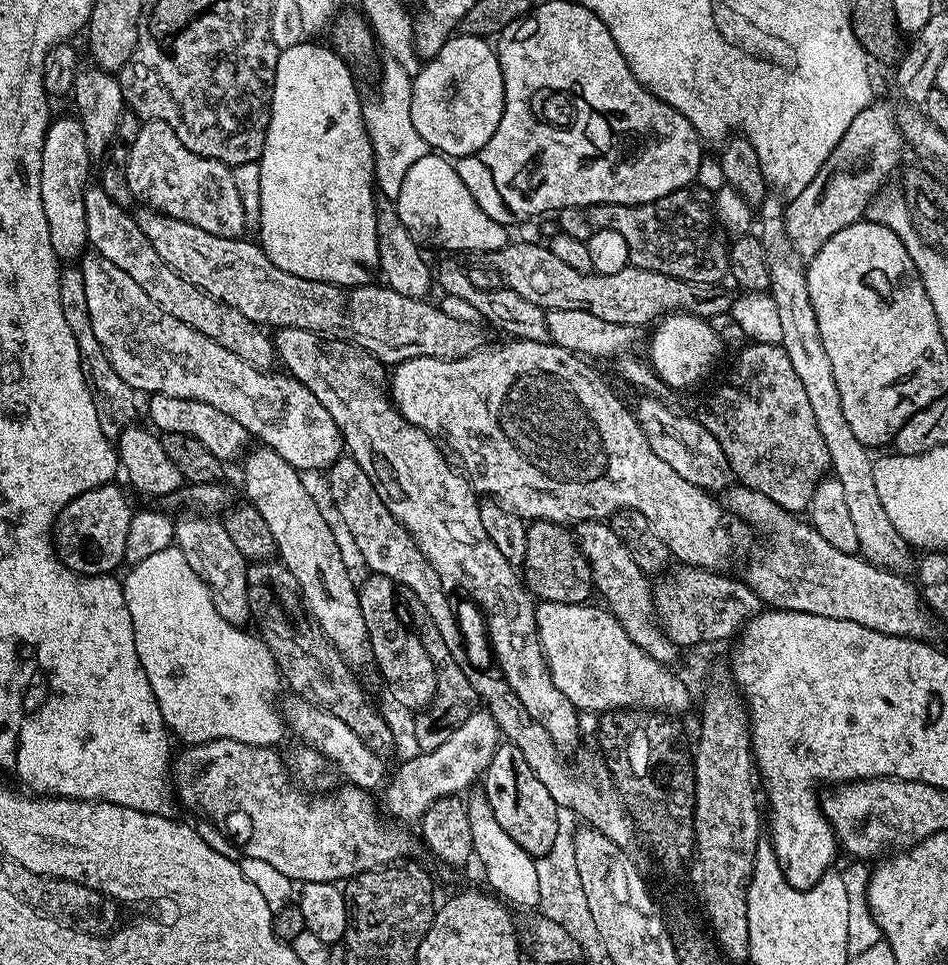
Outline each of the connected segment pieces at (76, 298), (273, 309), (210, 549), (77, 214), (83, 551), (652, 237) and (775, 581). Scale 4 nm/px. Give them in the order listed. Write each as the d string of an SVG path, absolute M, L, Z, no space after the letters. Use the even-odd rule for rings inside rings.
M83 271L64 272L60 277L60 301L62 314L66 314L66 322L70 322L70 330L78 342L80 359L84 366L88 387L92 389L94 406L98 410L98 418L104 433L109 438L119 437L125 428L133 423L136 416L136 404L132 401L134 389L125 380L118 378L118 370L114 370L108 356L104 353L98 338L94 336L94 326L90 320L90 310L86 306L86 286Z
M147 206L137 207L134 222L146 234L155 259L161 264L171 264L179 276L189 280L193 286L206 291L228 308L237 308L250 322L261 326L281 328L301 328L311 332L319 332L327 337L336 337L357 344L366 349L385 366L403 366L407 360L429 356L443 360L461 360L477 351L476 324L470 320L450 318L435 303L427 304L427 299L403 297L392 288L381 286L357 286L342 288L338 284L327 284L321 280L307 280L296 276L294 272L284 272L270 262L259 243L244 242L242 238L215 236L193 224L175 220Z
M202 516L193 517L176 524L176 546L190 568L207 585L216 612L226 622L236 627L245 627L252 615L249 606L247 561L239 554L233 542L230 542L228 532L221 521L214 522L212 520L215 519Z
M53 119L44 134L40 185L44 213L50 230L50 246L60 262L72 260L75 256L83 257L86 252L84 247L90 244L86 187L84 188L84 183L88 180L88 164L90 165L90 157L83 123L79 119Z
M115 483L104 484L101 488L92 488L88 492L84 492L78 498L74 498L68 505L64 507L63 510L60 511L56 515L56 521L54 523L54 527L50 532L50 537L52 540L52 546L56 554L57 560L60 561L61 564L64 564L71 572L76 572L80 576L103 576L105 574L115 573L117 570L116 567L121 567L123 558L124 558L124 546L126 540L126 534L128 533L128 528L132 525L132 517L134 515L133 509L128 509L128 502L124 498L123 494L116 489L117 485Z
M679 188L676 192L645 204L590 204L586 208L562 208L558 213L559 231L565 236L586 242L591 236L598 234L598 230L618 230L618 234L626 238L626 246L635 267L673 276L679 280L710 284L719 281L721 277L720 264L712 257L712 252L705 243L708 234L708 212L710 216L709 205L707 208L692 190Z
M757 495L756 507L757 519L762 526L767 526L768 533L770 534L770 538L764 543L759 551L759 556L764 556L766 566L748 568L748 579L752 580L748 588L761 602L771 606L773 609L783 610L785 612L805 612L806 614L818 614L822 618L838 618L846 622L858 622L858 626L866 626L870 630L882 633L883 636L902 636L909 640L924 640L925 637L927 637L928 614L930 615L930 612L918 588L916 592L915 586L908 581L908 578L895 572L887 572L884 568L876 568L872 564L869 564L867 560L861 558L859 555L853 554L851 551L843 552L840 549L836 549L834 546L830 546L830 543L826 542L825 538L822 538L822 535L819 534L818 530L812 527L811 523L804 521L803 524L803 522L800 521L801 517L799 515L788 512L784 508L779 508L770 498Z

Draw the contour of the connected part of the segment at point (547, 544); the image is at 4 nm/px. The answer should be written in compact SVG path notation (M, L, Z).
M533 519L527 525L526 552L522 561L522 580L537 601L566 603L573 599L580 584L582 557L573 535L563 523Z

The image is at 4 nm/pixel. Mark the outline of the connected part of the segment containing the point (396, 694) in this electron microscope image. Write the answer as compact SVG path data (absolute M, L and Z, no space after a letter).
M377 572L365 577L364 581L359 581L358 591L362 618L366 618L366 634L372 647L374 668L380 671L381 678L388 683L388 692L401 709L415 710L419 704L426 706L436 693L434 662L426 654L426 646L422 646L415 631L402 619L398 611L398 588L393 580Z

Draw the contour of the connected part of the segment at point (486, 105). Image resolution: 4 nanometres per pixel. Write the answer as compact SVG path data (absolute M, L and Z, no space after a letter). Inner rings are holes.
M465 32L453 35L443 44L442 50L435 55L435 58L421 67L412 81L411 122L428 146L433 151L454 160L477 155L493 137L504 109L504 79L500 60L493 45L485 37Z

